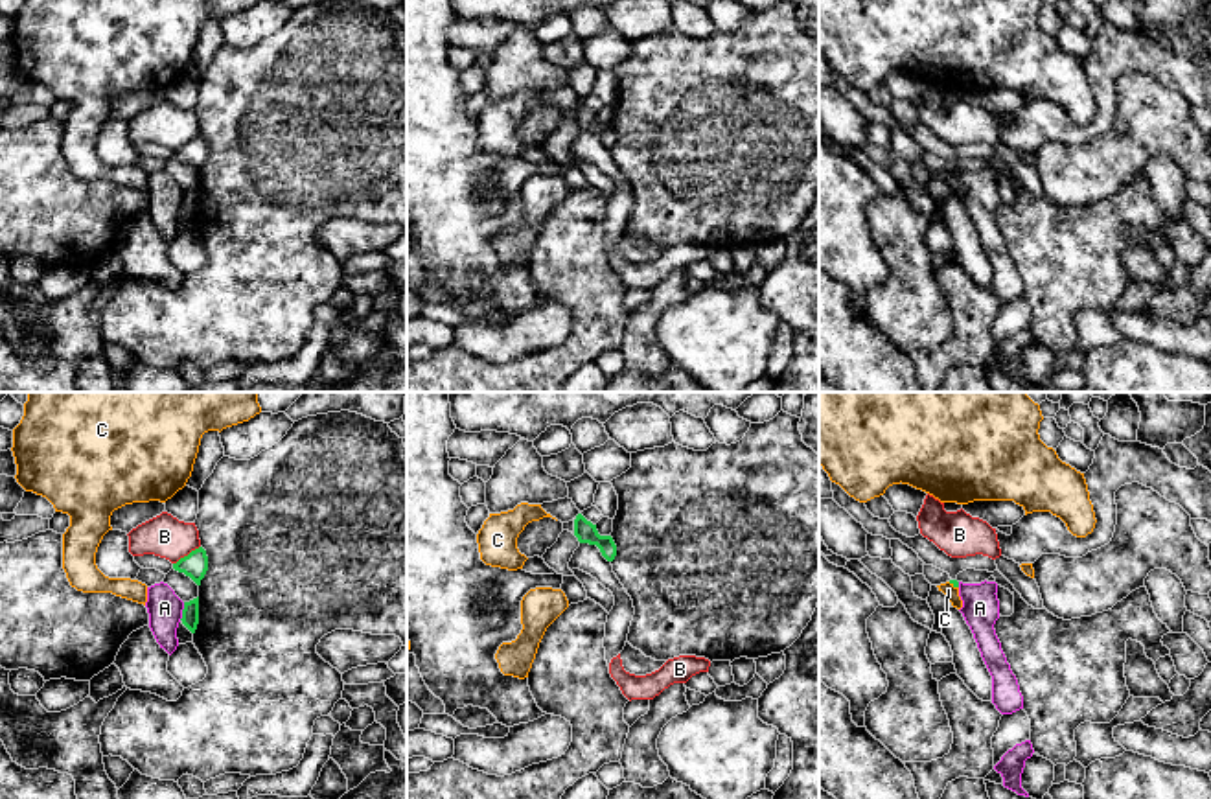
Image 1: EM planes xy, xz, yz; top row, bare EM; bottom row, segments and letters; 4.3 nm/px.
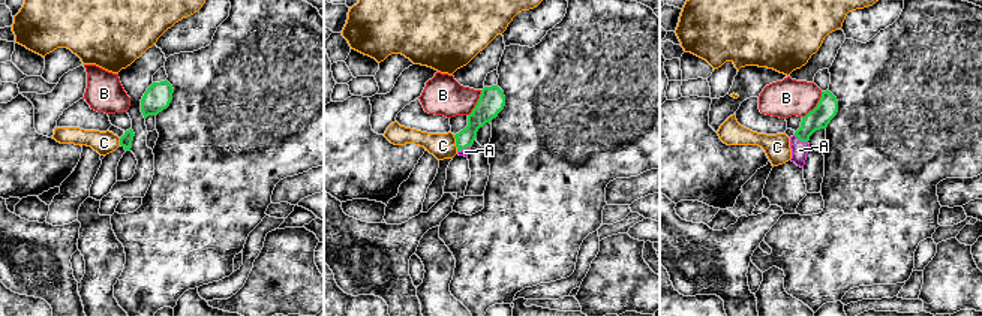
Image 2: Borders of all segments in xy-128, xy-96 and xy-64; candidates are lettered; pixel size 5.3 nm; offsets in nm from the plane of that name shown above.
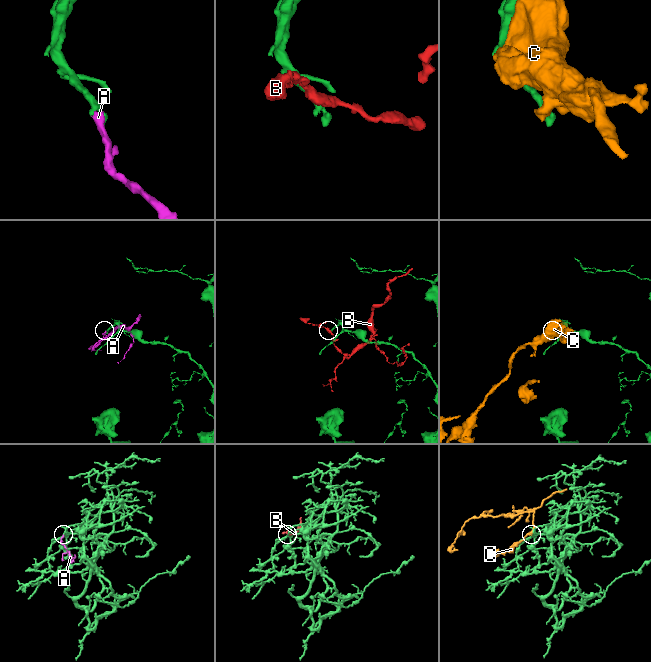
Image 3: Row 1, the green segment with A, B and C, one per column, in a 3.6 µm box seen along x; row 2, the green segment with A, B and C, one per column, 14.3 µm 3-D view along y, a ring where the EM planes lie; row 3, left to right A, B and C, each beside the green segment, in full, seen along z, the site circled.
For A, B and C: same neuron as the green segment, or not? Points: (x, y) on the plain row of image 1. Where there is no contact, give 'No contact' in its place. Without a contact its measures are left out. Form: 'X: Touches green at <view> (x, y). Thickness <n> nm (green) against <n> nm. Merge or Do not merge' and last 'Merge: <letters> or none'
A: Touches green at xy (183, 199). Thickness 80 nm (green) against 150 nm. Merge
B: Touches green at xy (188, 142). Thickness 110 nm (green) against 180 nm. Do not merge
C: Touches green at yz (954, 172). Thickness 30 nm (green) against 60 nm. Do not merge
Merge: A

